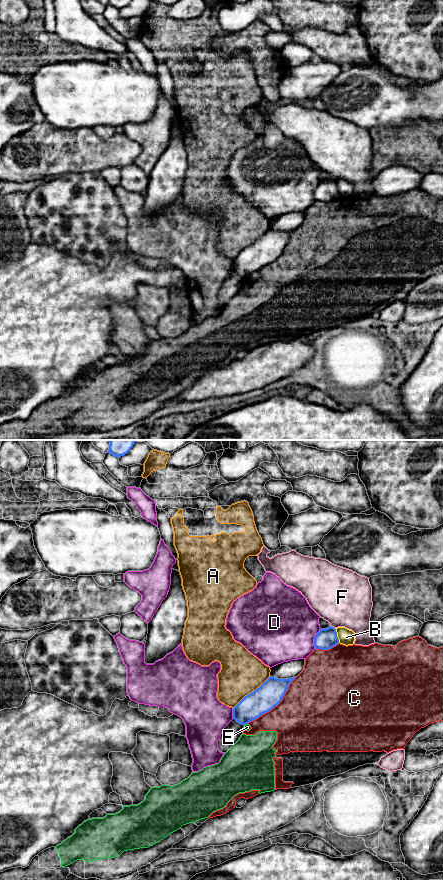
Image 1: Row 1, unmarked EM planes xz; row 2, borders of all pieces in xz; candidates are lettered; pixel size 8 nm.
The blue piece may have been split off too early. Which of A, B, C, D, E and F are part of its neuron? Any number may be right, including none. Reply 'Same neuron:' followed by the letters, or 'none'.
Same neuron: none

